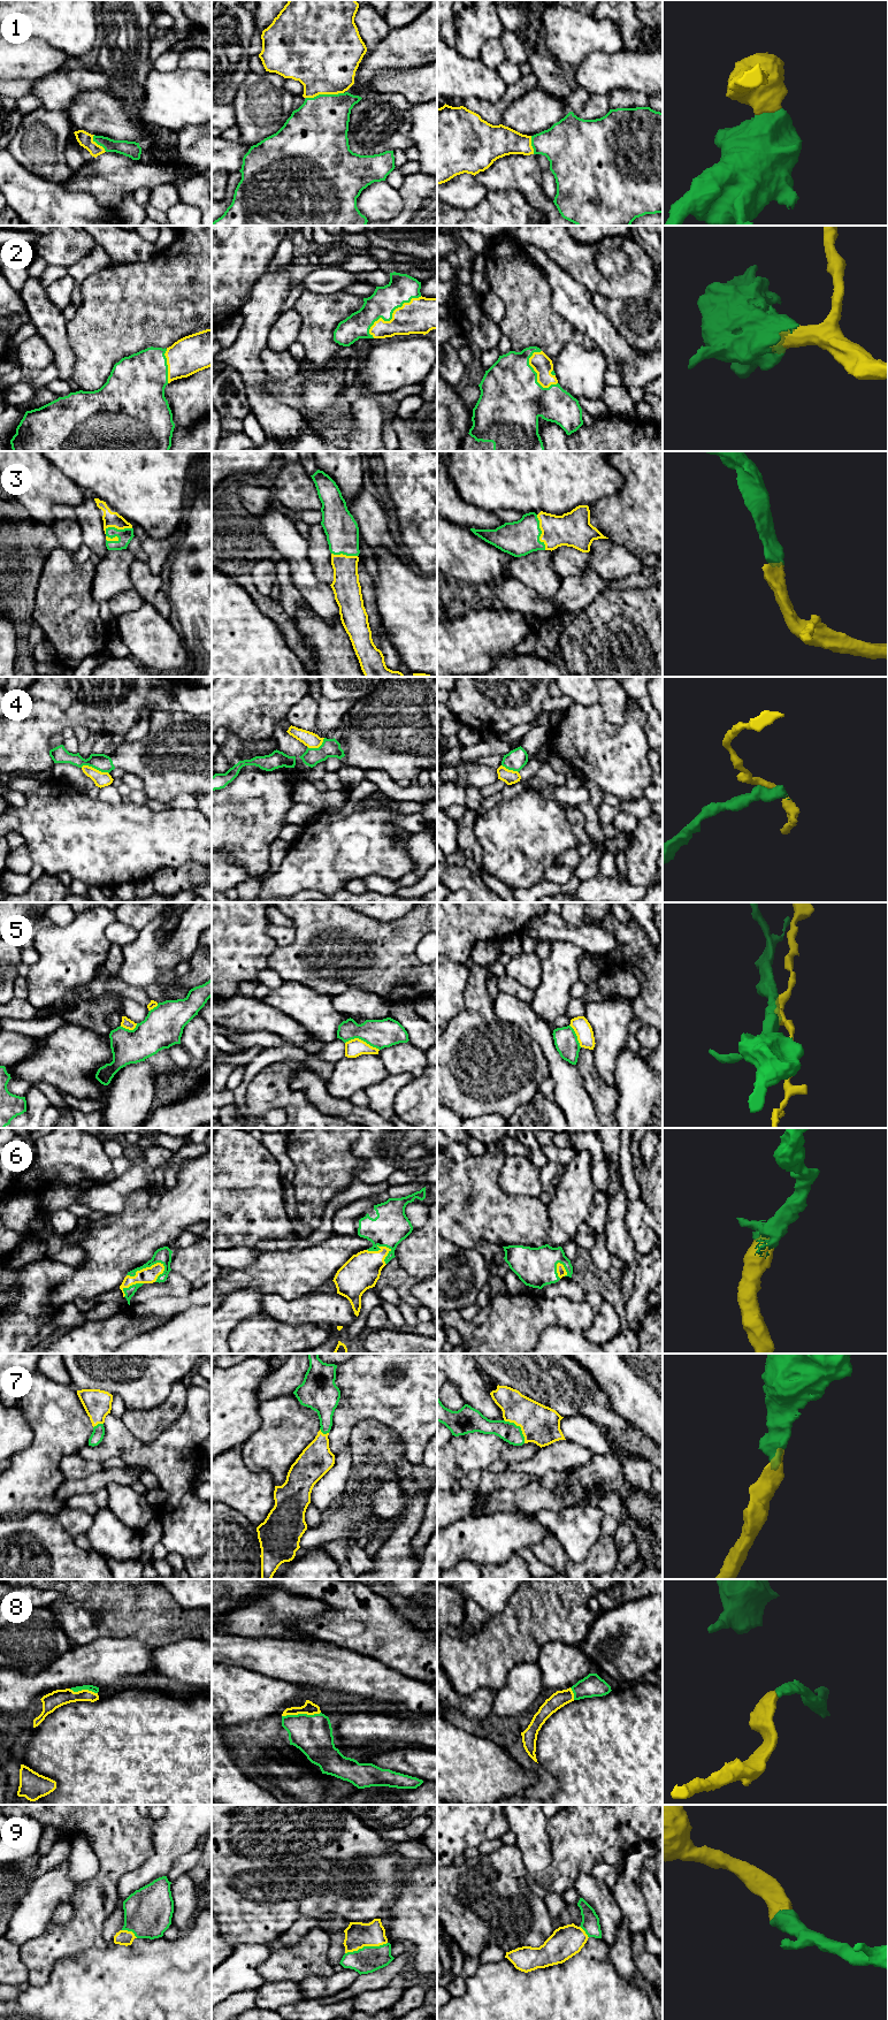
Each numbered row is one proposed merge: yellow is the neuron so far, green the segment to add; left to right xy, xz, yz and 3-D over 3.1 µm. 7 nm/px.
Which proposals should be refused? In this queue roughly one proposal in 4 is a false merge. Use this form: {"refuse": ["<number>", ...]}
{"refuse": ["4", "5"]}

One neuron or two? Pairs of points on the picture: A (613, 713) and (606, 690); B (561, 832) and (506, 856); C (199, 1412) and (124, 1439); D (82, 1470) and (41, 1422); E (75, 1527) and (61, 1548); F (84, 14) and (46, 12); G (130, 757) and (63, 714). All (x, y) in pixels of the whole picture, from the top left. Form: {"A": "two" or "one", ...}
{"A": "one", "B": "one", "C": "one", "D": "two", "E": "two", "F": "one", "G": "two"}

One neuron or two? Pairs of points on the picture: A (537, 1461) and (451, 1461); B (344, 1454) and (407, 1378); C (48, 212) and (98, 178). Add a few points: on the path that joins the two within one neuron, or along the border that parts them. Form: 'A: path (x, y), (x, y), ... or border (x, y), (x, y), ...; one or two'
A: border (540, 1447), (529, 1458), (508, 1463); two
B: border (349, 1447), (344, 1447), (335, 1456); two
C: border (64, 184), (71, 190), (87, 192), (102, 206); two

